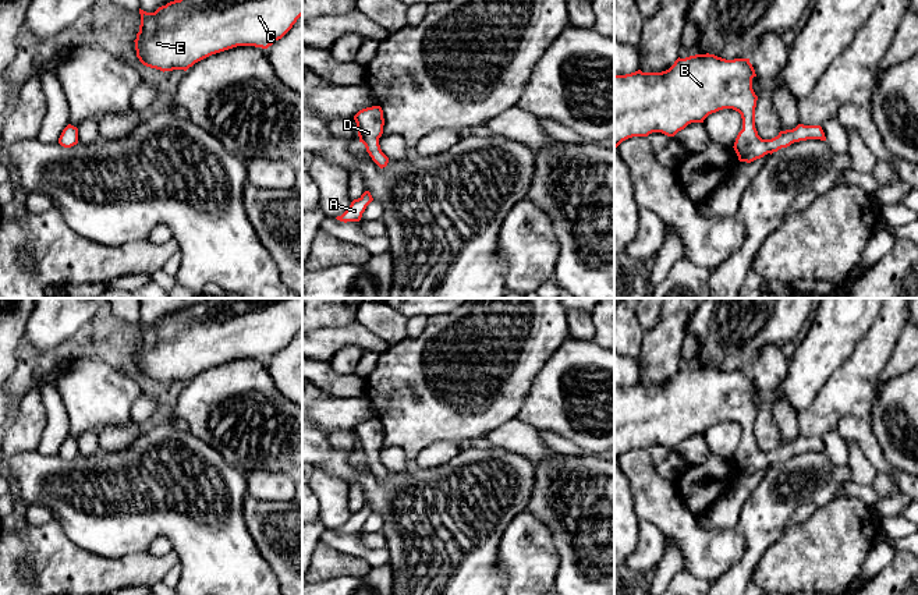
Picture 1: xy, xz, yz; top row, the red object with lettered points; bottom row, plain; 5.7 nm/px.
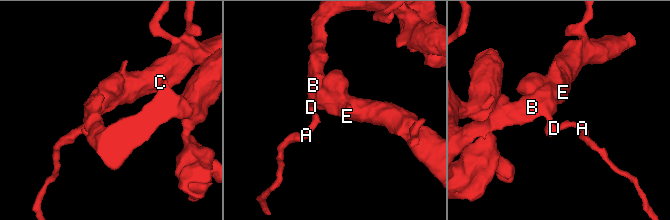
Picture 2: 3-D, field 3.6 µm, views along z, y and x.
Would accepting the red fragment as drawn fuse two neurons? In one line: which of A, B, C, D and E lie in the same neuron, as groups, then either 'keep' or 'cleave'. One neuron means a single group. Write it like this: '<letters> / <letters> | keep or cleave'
A B C D E | keep

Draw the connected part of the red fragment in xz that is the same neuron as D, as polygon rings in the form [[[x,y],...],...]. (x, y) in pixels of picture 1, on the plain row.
[[[372,418],[362,421],[354,428],[354,432],[357,435],[359,454],[365,457],[366,464],[380,481],[386,479],[389,470],[382,464],[379,457],[384,438],[382,419]]]

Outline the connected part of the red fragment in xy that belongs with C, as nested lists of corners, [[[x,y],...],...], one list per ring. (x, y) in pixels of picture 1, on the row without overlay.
[[[206,298],[155,325],[139,320],[141,337],[135,362],[139,373],[160,383],[184,382],[195,375],[237,360],[267,361],[281,351],[302,327],[302,298]]]

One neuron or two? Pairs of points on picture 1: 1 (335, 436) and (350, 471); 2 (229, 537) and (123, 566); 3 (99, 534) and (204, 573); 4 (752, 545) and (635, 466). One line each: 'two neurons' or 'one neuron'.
1: two neurons
2: two neurons
3: one neuron
4: two neurons

